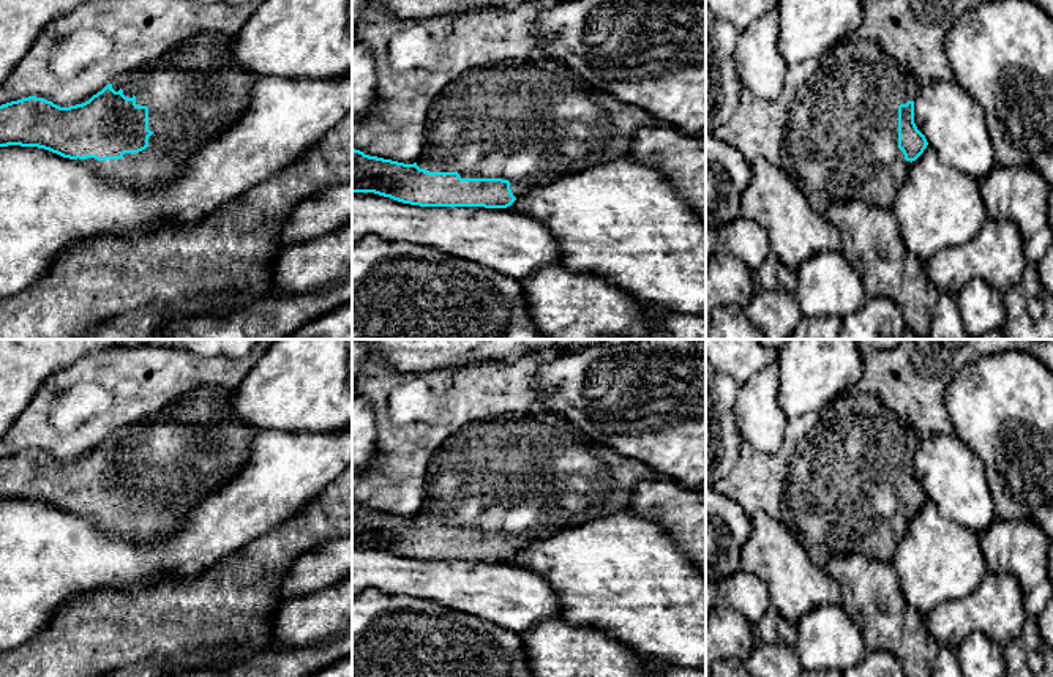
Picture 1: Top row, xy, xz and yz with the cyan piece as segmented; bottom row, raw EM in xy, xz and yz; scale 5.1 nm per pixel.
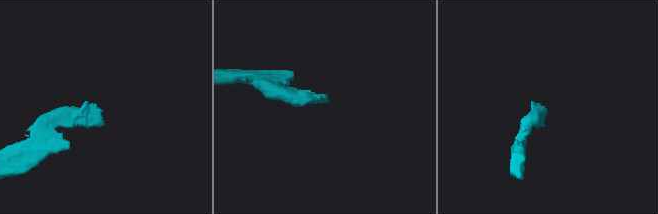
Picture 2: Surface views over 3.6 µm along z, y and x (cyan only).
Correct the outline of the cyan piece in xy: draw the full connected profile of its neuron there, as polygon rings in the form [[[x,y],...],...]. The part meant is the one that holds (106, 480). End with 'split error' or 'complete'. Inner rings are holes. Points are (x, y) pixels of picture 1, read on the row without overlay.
[[[202,387],[163,413],[118,428],[88,454],[60,461],[28,450],[0,459],[0,500],[38,500],[63,511],[92,516],[133,540],[167,538],[191,508],[227,484],[251,456],[259,429],[229,412],[232,390]]] | split error

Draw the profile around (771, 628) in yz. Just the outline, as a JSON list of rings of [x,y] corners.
[[[772,606],[753,625],[753,633],[758,642],[763,644],[788,644],[796,645],[799,631],[797,627],[785,620]]]

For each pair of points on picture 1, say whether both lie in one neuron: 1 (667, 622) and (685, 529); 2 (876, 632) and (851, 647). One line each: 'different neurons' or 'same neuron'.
1: different neurons
2: different neurons

